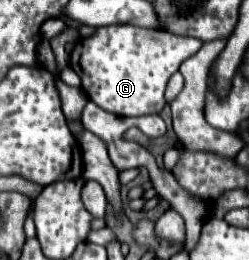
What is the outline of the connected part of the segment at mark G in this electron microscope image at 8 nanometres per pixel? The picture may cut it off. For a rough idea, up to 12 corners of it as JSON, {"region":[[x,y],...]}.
{"region":[[134,25],[80,39],[70,67],[122,117],[160,113],[202,43]]}

